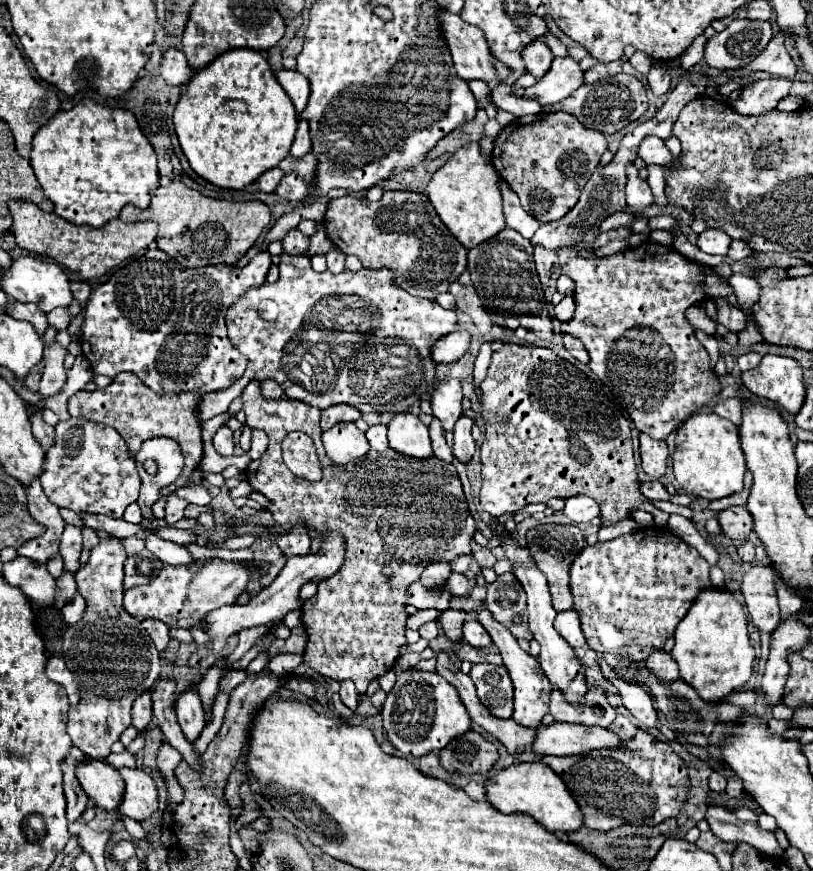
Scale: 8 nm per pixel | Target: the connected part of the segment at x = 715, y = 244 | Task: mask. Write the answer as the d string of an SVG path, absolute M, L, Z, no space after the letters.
M706 229L698 235L698 247L704 253L716 253L716 255L726 255L730 247L730 237L720 231L720 229Z

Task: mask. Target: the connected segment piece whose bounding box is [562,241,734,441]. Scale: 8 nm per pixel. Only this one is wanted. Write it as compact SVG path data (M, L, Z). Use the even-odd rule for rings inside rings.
M648 241L638 247L620 251L610 257L602 257L598 261L590 261L586 257L572 257L562 267L562 273L572 277L576 283L574 301L576 313L574 319L568 323L566 331L578 337L590 353L590 369L600 377L604 385L618 397L618 401L628 411L634 425L650 435L652 439L664 441L670 433L678 429L678 425L688 419L690 415L704 409L710 401L720 395L720 379L714 377L710 369L710 355L694 337L694 329L684 319L684 311L700 303L702 299L728 297L734 294L727 280L718 277L710 267L686 259L676 249ZM632 341L690 341L682 345L670 345L676 349L668 349L668 345L652 345L652 343L632 343Z

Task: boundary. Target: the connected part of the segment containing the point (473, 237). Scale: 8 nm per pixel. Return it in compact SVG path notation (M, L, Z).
M472 141L460 147L446 161L446 165L432 175L426 187L428 199L434 205L436 213L466 249L476 247L478 243L486 241L488 237L494 237L498 231L506 227L502 213L502 195L496 187L496 181L496 169L488 165L480 155L480 141Z

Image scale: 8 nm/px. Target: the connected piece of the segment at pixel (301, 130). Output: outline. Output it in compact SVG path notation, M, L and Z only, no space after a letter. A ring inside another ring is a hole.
M300 119L298 121L298 131L296 131L296 137L294 137L294 143L292 143L292 149L290 149L290 155L292 157L302 157L310 151L312 143L310 143L310 129L308 129L308 121Z

